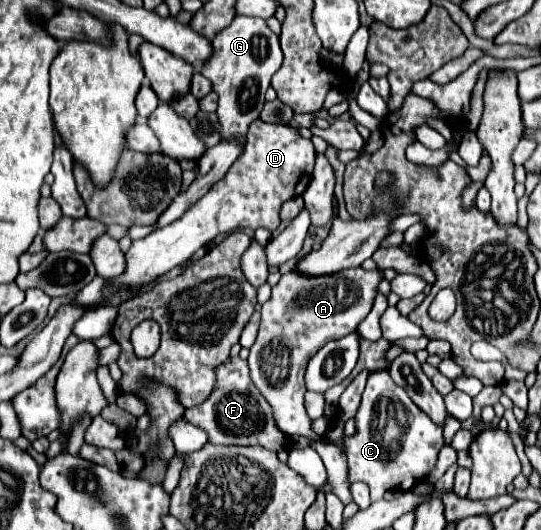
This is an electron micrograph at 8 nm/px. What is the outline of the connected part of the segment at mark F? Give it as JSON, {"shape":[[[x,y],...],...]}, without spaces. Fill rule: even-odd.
{"shape":[[[230,357],[216,367],[216,385],[212,389],[212,395],[202,405],[186,409],[186,419],[206,431],[208,441],[214,445],[260,445],[276,453],[286,449],[288,445],[288,435],[278,429],[272,407],[250,379],[248,361],[240,357]]]}

